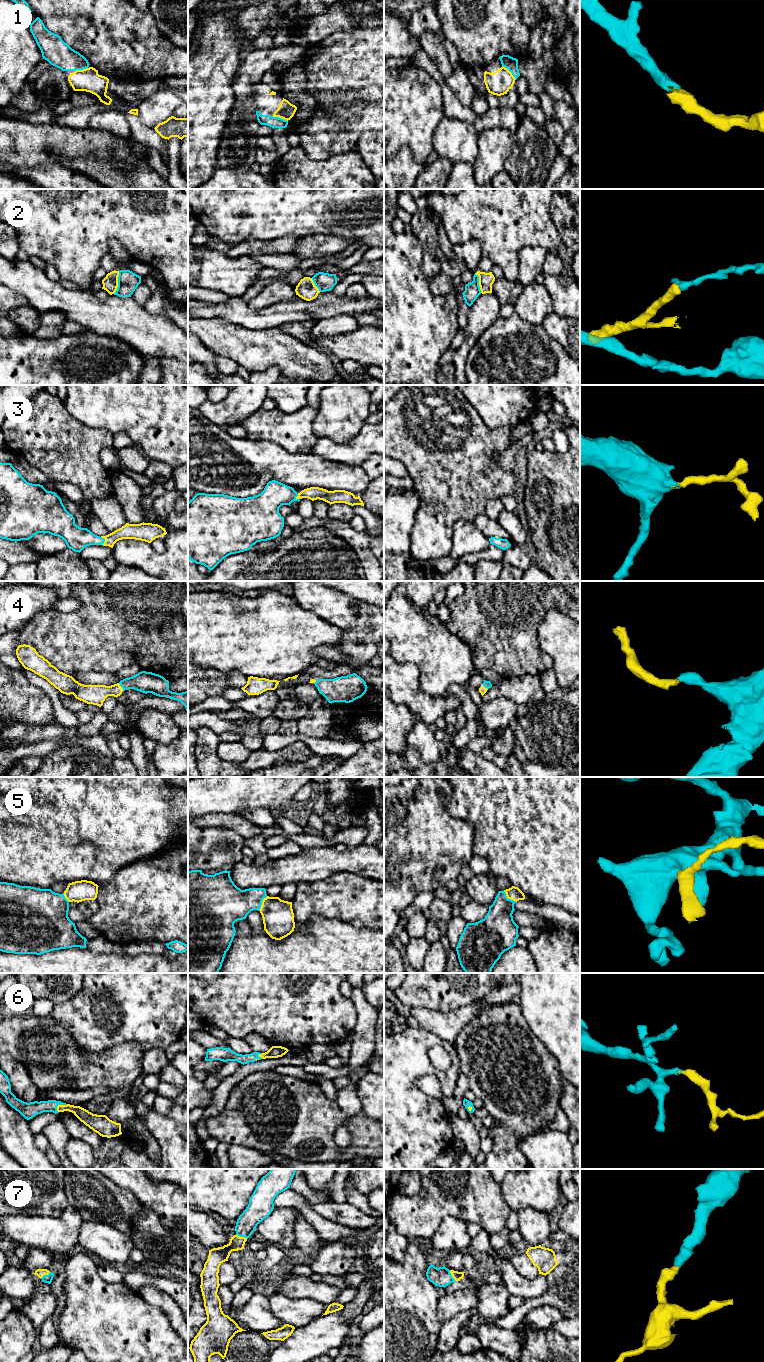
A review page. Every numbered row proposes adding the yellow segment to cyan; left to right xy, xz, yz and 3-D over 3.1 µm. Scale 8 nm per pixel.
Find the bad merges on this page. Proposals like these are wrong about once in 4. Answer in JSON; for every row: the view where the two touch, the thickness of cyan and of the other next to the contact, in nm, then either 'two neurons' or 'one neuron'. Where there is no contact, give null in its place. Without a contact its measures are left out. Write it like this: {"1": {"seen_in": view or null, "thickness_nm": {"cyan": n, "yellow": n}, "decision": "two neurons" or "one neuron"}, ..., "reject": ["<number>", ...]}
{"1": {"seen_in": "yz", "thickness_nm": {"cyan": 100, "yellow": 190}, "decision": "one neuron"}, "2": {"seen_in": "xy", "thickness_nm": {"cyan": 160, "yellow": 130}, "decision": "two neurons"}, "3": {"seen_in": "xy", "thickness_nm": {"cyan": 190, "yellow": 130}, "decision": "one neuron"}, "4": {"seen_in": "xy", "thickness_nm": {"cyan": 180, "yellow": 160}, "decision": "one neuron"}, "5": {"seen_in": "yz", "thickness_nm": {"cyan": 280, "yellow": 110}, "decision": "one neuron"}, "6": {"seen_in": "xy", "thickness_nm": {"cyan": 120, "yellow": 100}, "decision": "one neuron"}, "7": {"seen_in": "xz", "thickness_nm": {"cyan": 180, "yellow": 130}, "decision": "one neuron"}, "reject": ["2"]}

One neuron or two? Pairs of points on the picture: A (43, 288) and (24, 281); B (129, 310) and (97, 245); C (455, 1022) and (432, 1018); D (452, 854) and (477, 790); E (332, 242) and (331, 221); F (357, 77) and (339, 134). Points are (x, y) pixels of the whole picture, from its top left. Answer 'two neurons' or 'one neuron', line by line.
A: one neuron
B: two neurons
C: one neuron
D: two neurons
E: two neurons
F: one neuron

